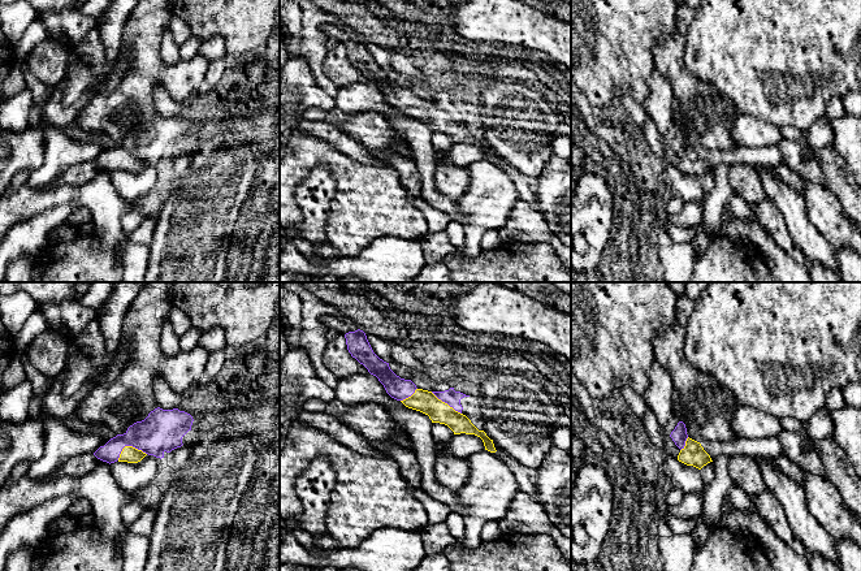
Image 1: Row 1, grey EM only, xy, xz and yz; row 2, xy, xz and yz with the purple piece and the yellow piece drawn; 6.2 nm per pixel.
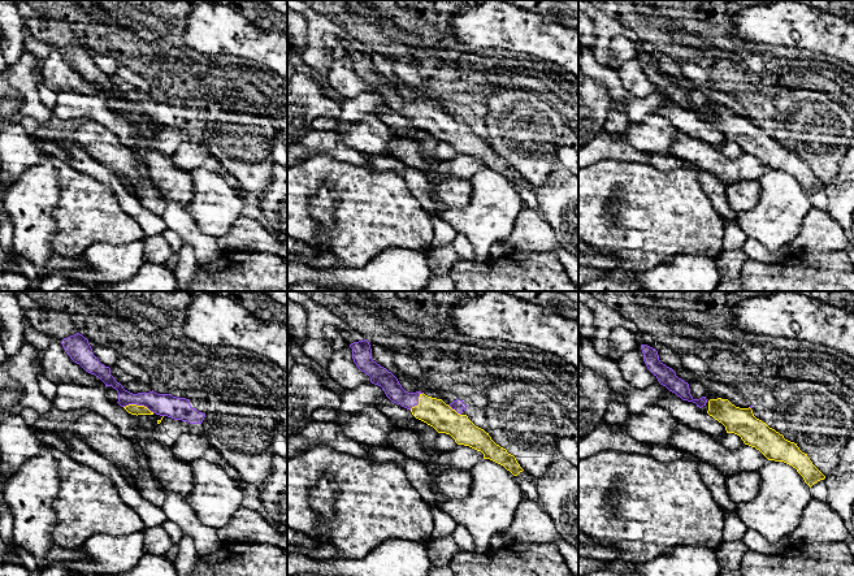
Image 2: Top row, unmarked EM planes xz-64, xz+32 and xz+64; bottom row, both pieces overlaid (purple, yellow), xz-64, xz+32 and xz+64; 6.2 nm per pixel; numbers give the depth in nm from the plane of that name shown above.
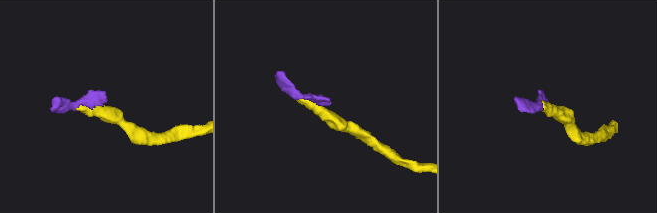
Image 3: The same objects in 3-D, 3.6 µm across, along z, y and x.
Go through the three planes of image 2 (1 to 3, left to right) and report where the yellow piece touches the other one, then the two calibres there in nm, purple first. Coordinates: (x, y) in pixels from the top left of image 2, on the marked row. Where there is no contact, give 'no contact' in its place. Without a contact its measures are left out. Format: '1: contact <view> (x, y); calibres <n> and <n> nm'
1: contact xz-64 (139, 405); calibres 140 and 60 nm
2: contact xz+32 (417, 402); calibres 110 and 170 nm
3: no contact

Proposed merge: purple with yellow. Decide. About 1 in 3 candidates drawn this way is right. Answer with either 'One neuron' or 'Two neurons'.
One neuron

